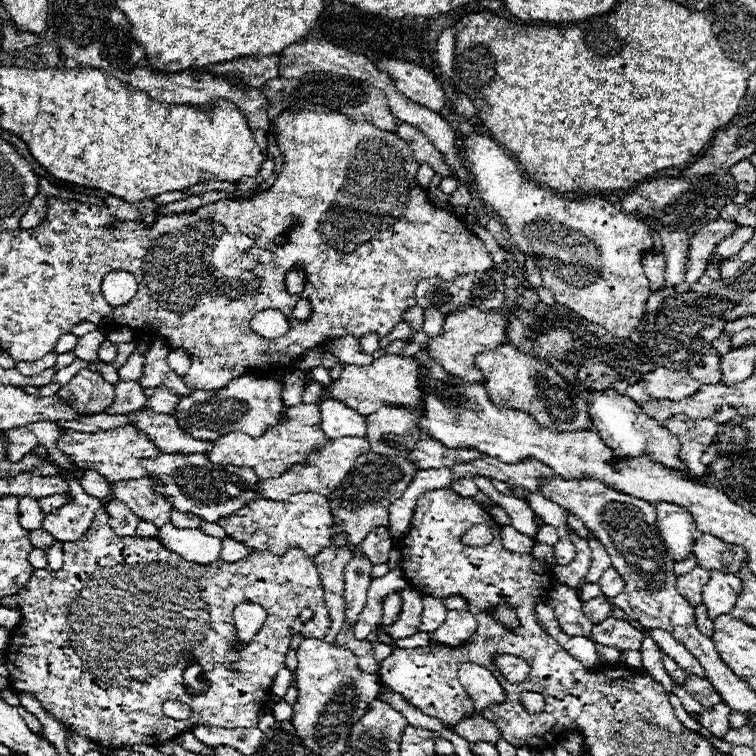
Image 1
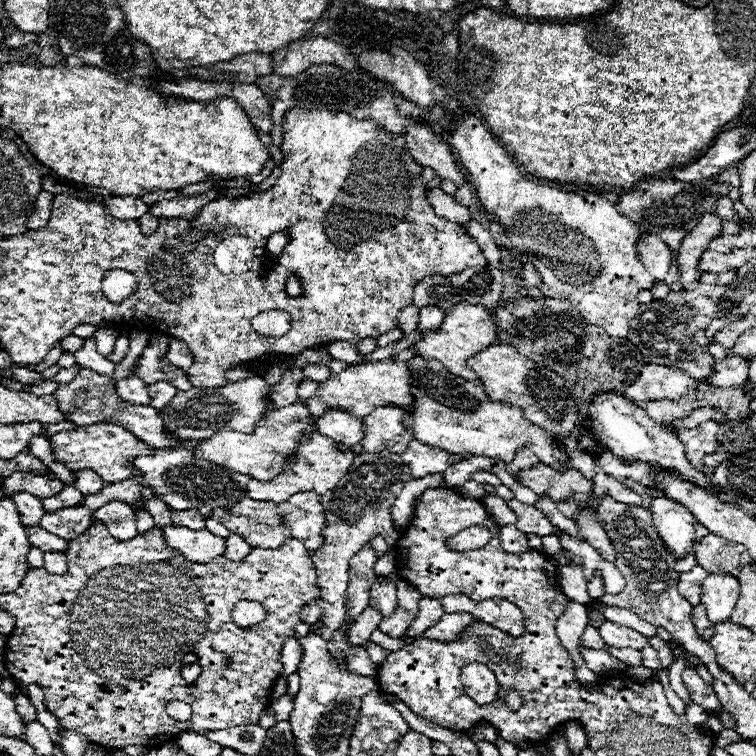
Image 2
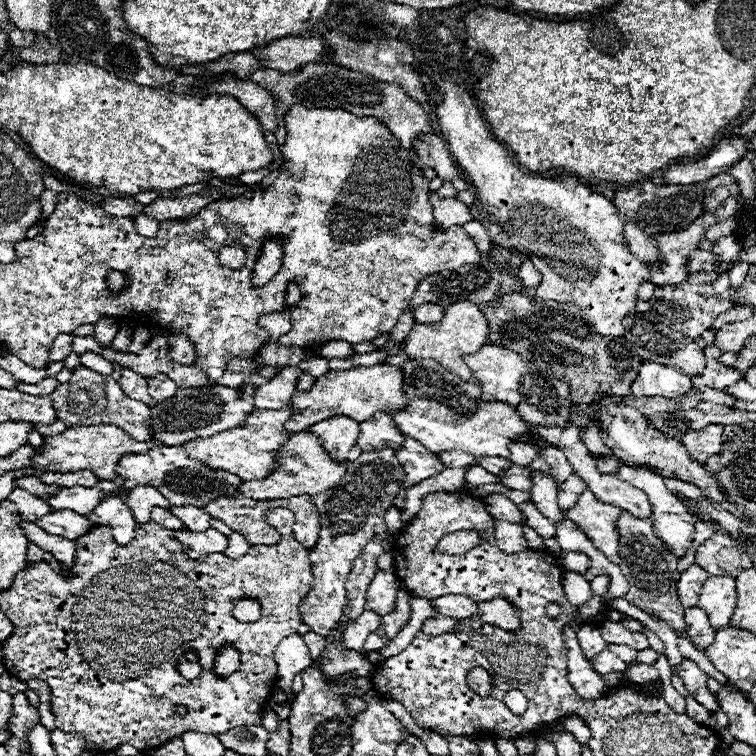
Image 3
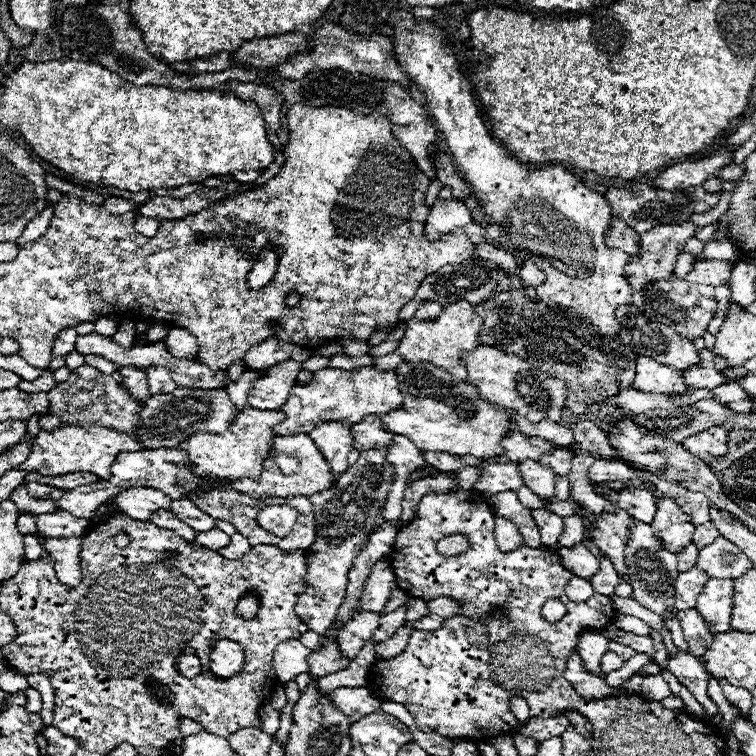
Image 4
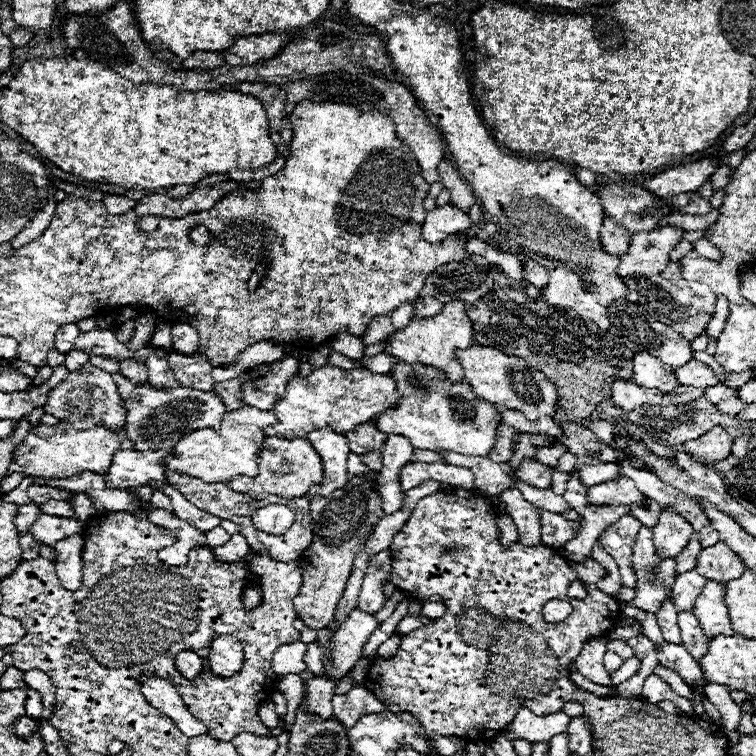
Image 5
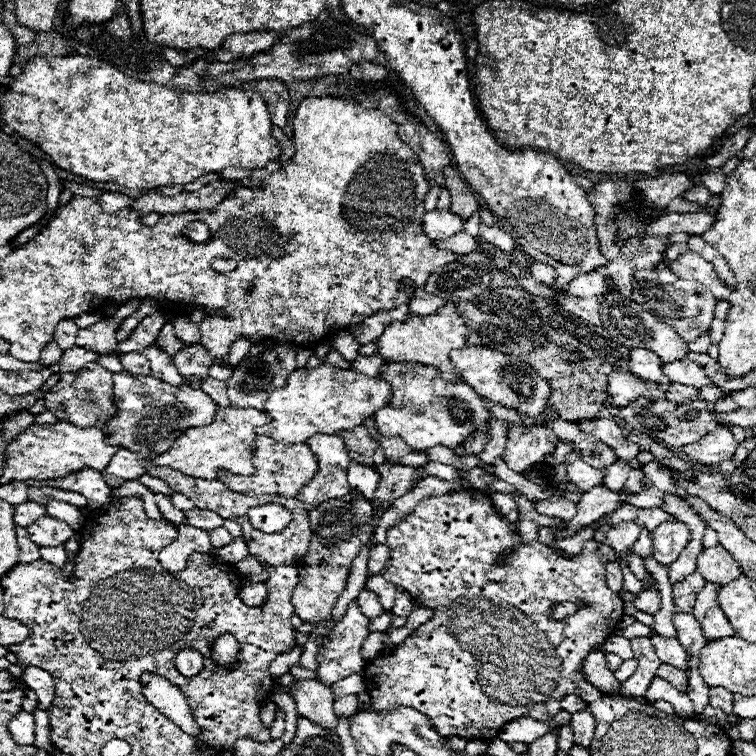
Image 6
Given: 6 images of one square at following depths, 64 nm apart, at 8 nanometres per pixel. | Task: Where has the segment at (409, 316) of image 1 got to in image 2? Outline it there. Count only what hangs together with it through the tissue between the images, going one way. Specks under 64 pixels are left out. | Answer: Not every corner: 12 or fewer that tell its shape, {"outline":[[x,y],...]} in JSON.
{"outline":[[418,308],[400,312],[398,328],[404,336],[418,330]]}

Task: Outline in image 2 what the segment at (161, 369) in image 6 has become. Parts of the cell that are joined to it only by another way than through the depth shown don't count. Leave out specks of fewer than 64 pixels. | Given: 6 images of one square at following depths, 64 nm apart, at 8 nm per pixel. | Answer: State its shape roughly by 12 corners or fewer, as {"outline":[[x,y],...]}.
{"outline":[[160,380],[148,386],[150,406],[164,408],[176,388]]}

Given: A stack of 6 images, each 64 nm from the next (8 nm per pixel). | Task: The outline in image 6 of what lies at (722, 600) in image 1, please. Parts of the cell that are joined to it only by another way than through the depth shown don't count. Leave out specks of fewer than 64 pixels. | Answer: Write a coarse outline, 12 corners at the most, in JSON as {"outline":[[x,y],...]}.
{"outline":[[716,584],[696,596],[692,614],[708,642],[734,636],[716,604]]}

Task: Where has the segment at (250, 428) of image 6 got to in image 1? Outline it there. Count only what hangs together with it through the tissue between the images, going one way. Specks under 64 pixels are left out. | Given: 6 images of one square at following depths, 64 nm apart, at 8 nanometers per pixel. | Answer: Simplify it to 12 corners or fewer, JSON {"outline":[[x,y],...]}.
{"outline":[[298,404],[262,436],[218,436],[216,464],[248,466],[260,480],[306,460],[330,438],[320,408]]}

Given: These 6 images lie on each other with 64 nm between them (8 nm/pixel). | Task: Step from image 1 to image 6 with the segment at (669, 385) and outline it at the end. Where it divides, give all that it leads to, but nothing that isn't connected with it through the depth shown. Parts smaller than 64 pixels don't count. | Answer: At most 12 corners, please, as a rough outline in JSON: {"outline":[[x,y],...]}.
{"outline":[[646,348],[630,350],[630,372],[670,384],[660,358]]}

